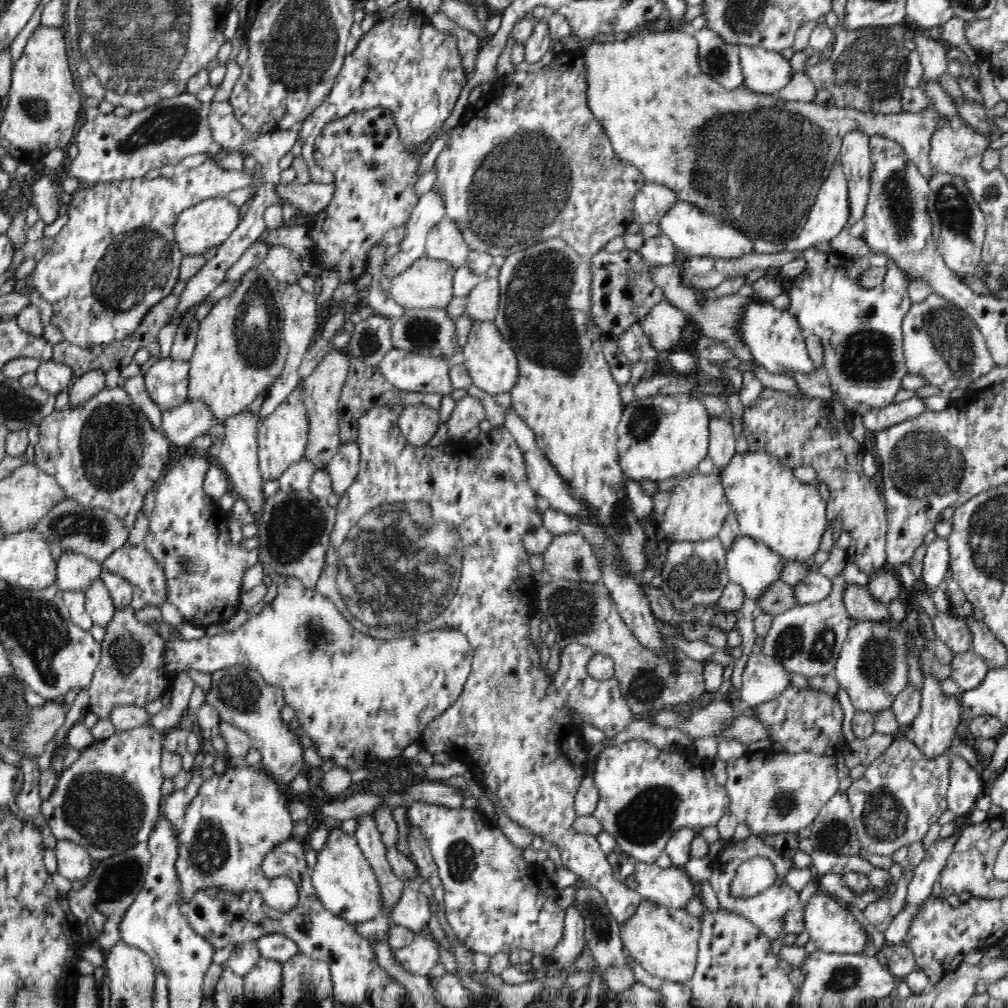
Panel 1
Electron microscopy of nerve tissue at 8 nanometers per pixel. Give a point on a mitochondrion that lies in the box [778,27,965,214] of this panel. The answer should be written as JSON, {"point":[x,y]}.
{"point":[886,93]}

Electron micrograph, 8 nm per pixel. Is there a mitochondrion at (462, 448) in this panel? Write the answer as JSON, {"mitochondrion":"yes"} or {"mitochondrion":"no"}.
{"mitochondrion":"no"}

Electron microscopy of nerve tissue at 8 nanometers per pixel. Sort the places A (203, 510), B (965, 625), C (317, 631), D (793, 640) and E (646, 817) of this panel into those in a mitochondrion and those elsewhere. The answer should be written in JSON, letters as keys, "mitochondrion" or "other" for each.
{"A":"other","B":"other","C":"mitochondrion","D":"mitochondrion","E":"mitochondrion"}

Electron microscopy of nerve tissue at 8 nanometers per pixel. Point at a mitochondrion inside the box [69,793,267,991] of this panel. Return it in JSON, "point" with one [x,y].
{"point":[118,878]}

